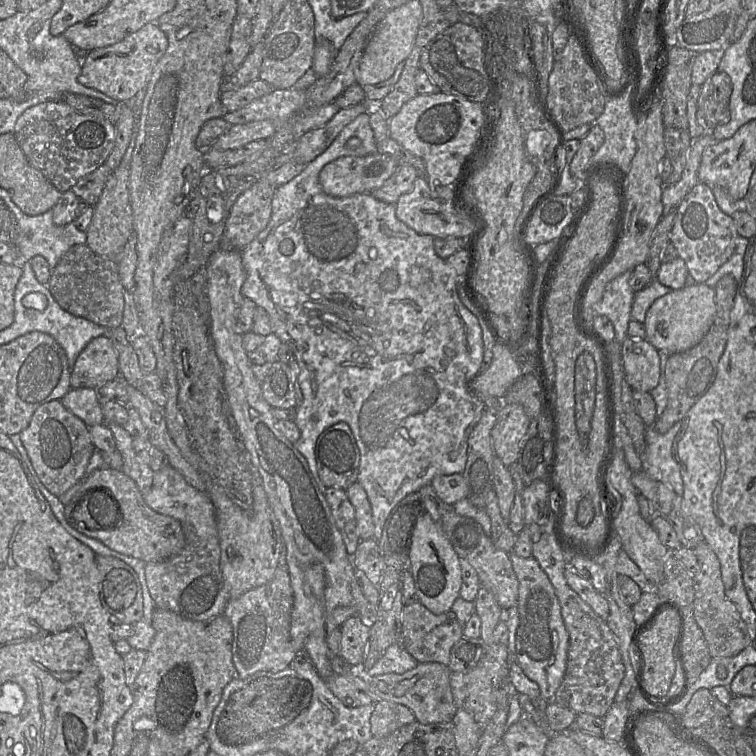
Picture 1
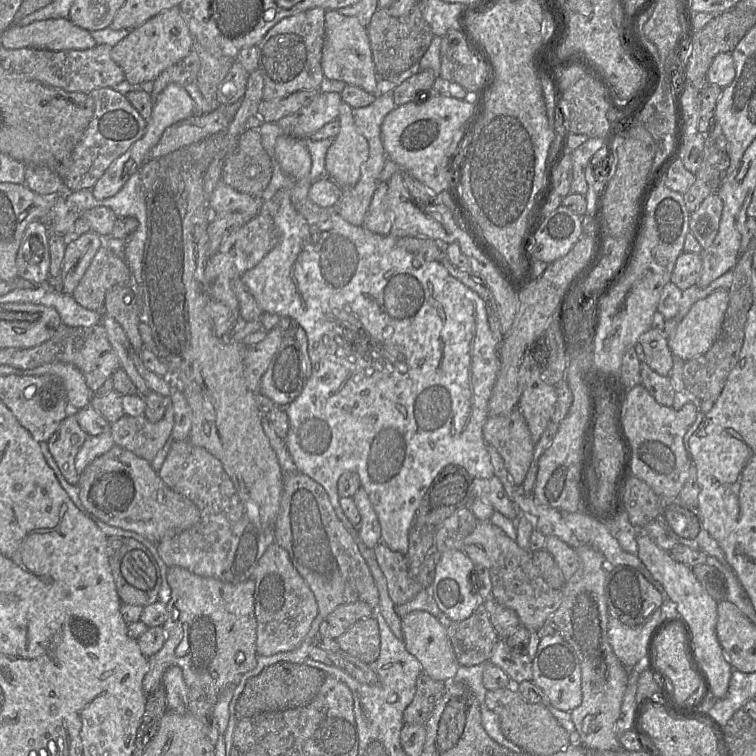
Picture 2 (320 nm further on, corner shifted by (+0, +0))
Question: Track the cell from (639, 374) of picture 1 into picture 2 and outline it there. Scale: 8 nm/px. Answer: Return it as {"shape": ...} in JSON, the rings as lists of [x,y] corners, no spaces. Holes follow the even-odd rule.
{"shape":[[[649,329],[640,336],[639,343],[645,354],[645,362],[651,369],[662,376],[670,376],[674,355],[663,330]]]}

